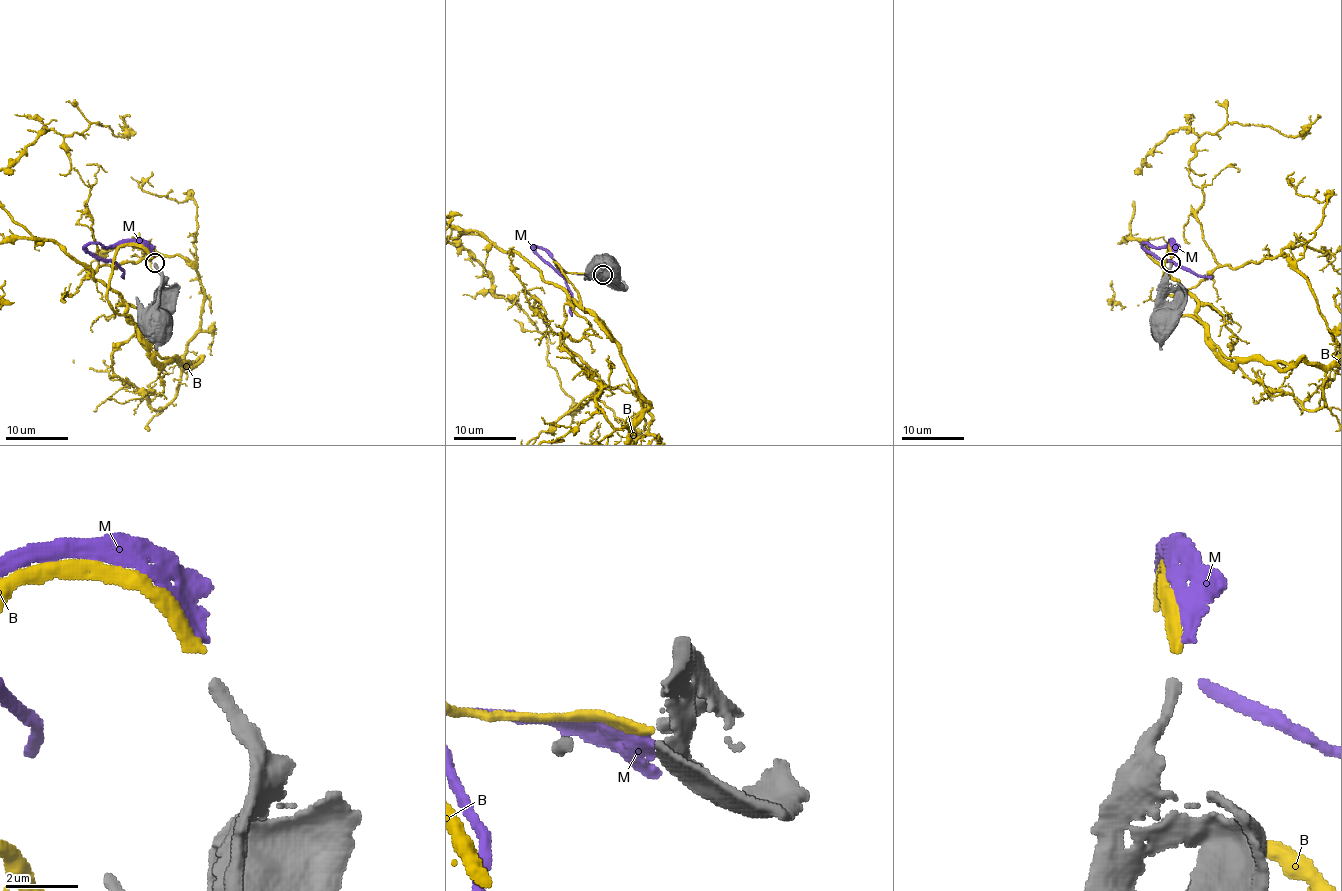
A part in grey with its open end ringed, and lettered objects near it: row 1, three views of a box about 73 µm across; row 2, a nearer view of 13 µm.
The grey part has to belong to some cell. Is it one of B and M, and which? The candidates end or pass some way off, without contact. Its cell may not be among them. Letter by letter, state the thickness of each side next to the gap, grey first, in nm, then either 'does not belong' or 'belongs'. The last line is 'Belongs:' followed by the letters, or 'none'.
B: calibres 360 and 320 nm; belongs
M: calibres 360 and 280 nm; does not belong
Belongs: B

